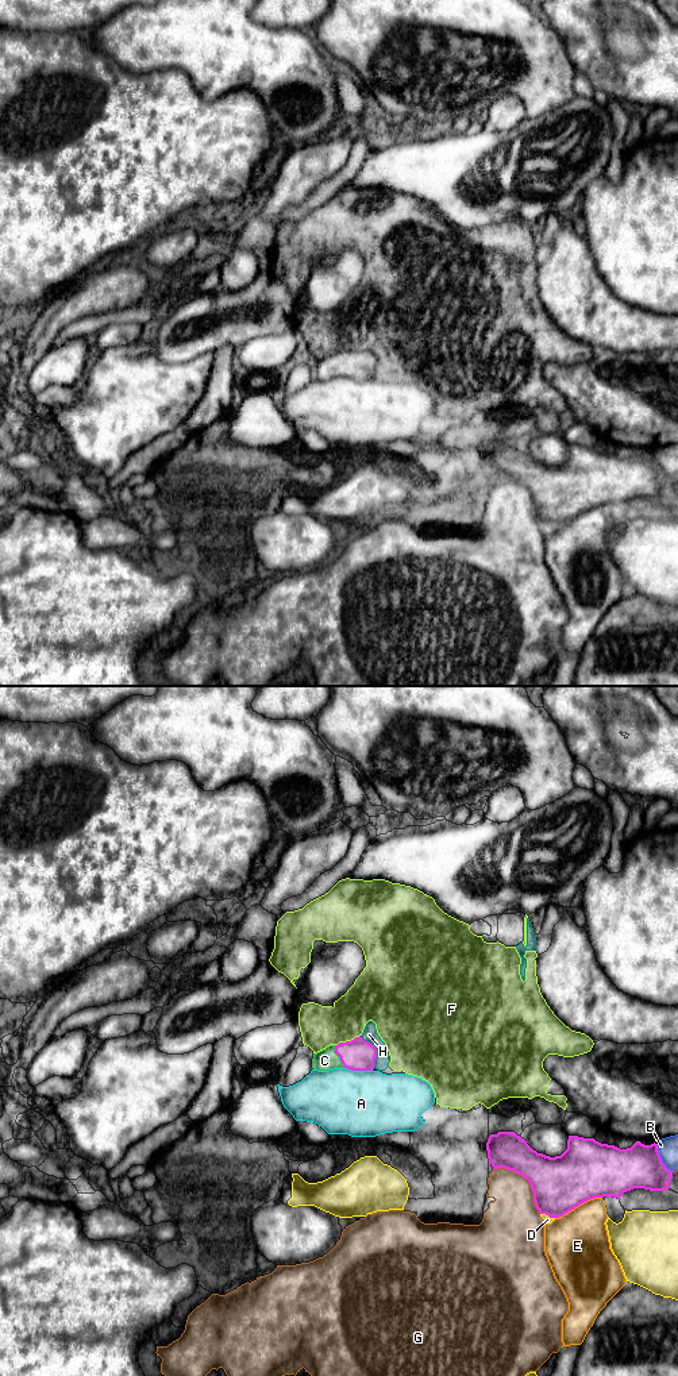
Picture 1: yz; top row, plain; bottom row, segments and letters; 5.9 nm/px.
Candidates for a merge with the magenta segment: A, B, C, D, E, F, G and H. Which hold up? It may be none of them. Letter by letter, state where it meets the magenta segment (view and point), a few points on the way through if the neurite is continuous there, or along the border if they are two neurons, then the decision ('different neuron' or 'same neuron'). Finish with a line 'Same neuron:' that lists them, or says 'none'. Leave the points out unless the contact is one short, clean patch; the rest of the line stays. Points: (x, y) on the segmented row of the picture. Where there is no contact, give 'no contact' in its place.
A: meets magenta in yz at (358, 1070); different neuron
B: meets magenta in yz at (661, 1159); different neuron
C: meets magenta in yz at (338, 1055); runs through yz (357, 1055), (338, 1055), (324, 1060); same neuron
D: meets magenta in yz at (547, 1214); different neuron
E: meets magenta in yz at (578, 1205); different neuron
F: meets magenta in yz at (347, 1041); different neuron
G: meets magenta in yz at (527, 1179); different neuron
H: meets magenta in yz at (376, 1051); border along yz (361, 1037), (376, 1049), (374, 1067); different neuron
Same neuron: C

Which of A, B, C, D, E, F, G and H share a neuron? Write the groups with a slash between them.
A / B / C / D / E / F H / G

